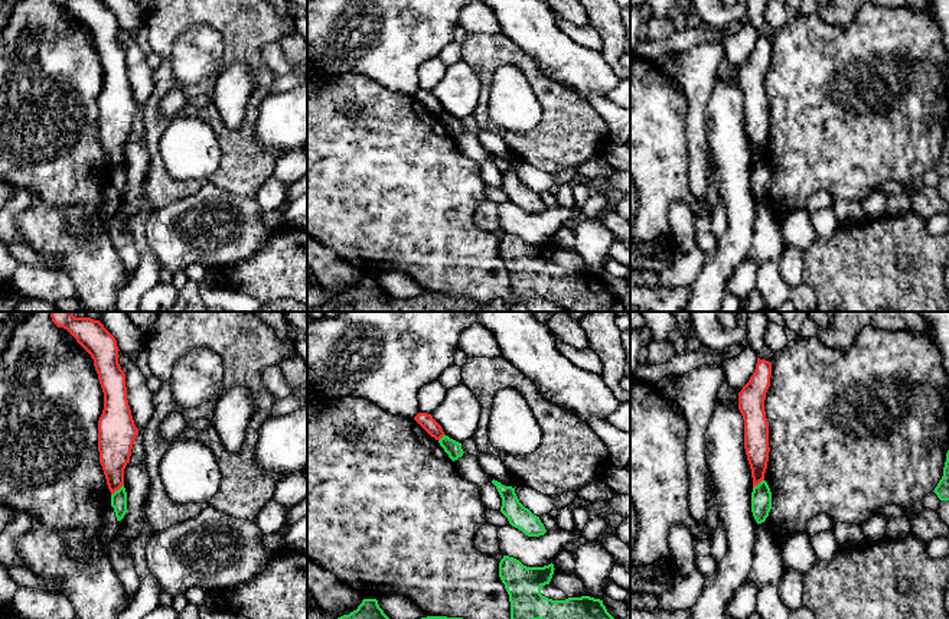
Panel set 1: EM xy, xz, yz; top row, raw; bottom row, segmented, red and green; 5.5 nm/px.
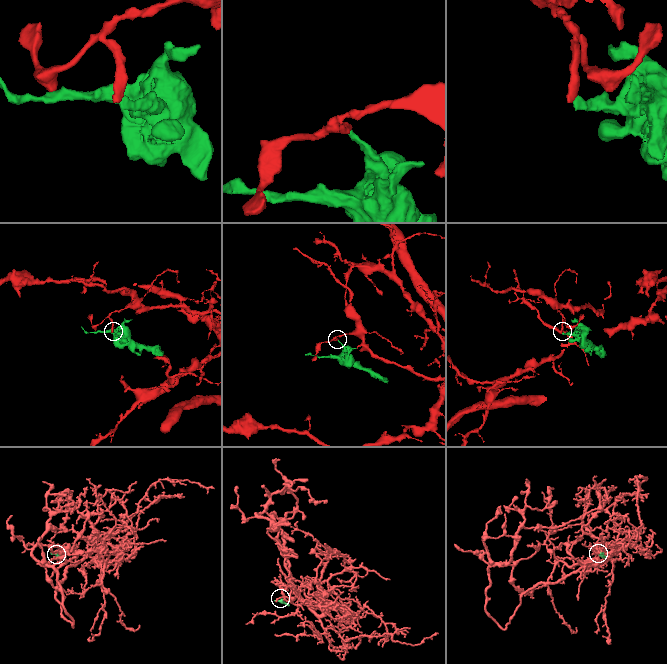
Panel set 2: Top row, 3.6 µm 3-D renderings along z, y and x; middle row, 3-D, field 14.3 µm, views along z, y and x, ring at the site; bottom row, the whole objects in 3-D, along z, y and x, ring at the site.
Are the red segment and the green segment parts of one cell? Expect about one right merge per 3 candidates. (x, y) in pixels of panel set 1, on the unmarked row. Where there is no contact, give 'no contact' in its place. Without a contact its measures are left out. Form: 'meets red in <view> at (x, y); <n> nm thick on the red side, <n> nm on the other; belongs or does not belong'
meets red in xy at (117, 166); 190 nm thick on the red side, 100 nm on the other; does not belong

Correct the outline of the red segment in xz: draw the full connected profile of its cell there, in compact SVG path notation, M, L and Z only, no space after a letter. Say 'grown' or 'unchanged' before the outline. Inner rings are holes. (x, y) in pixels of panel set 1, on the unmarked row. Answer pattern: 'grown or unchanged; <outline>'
unchanged; M418 89L414 97L436 117L444 113L441 102L433 95L431 91Z

